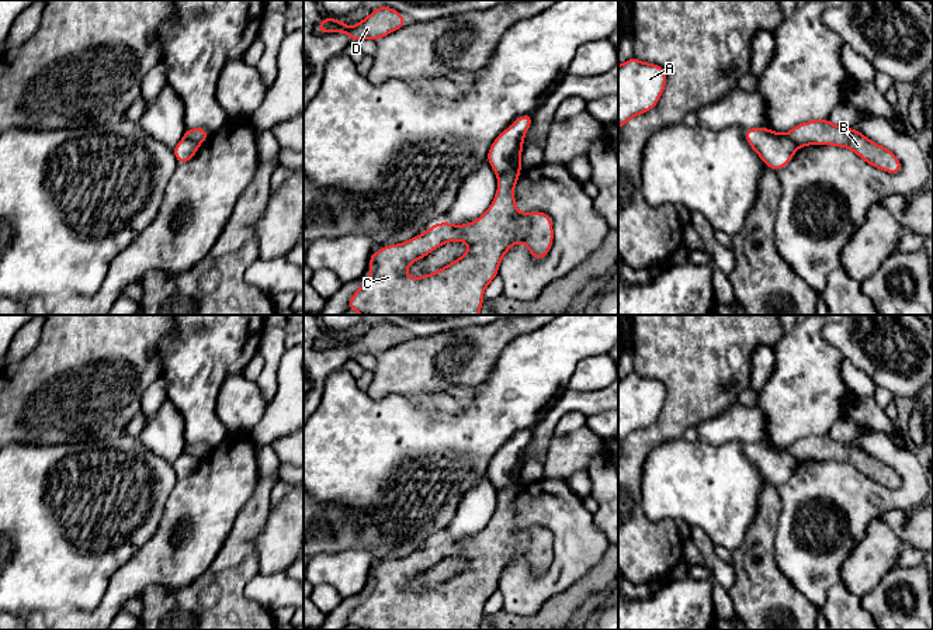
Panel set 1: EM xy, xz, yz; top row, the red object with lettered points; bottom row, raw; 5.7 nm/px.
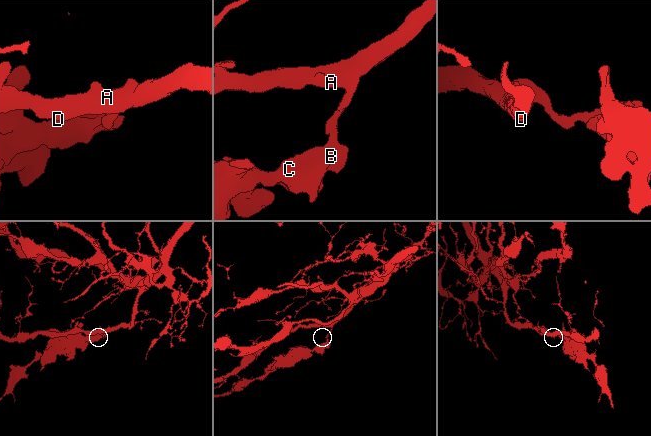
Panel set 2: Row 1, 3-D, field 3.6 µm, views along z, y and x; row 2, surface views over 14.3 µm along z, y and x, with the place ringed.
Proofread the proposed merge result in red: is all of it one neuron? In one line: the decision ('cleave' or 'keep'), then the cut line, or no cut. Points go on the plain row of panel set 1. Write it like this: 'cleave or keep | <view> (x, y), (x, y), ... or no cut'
cleave | xz (520, 483), (505, 487), (498, 492)

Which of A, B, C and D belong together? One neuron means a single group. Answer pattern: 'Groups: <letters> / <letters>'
Groups: A D / B C

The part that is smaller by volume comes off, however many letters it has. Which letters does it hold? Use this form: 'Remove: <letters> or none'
Remove: B, C

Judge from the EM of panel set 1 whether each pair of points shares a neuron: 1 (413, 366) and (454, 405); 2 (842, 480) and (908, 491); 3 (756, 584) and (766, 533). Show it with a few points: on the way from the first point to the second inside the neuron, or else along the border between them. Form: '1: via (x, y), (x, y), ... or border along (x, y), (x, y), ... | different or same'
1: border along (443, 391), (432, 391), (427, 395), (427, 405) | different
2: via (859, 492), (891, 495) | same
3: via (751, 571), (751, 553), (758, 546) | same

